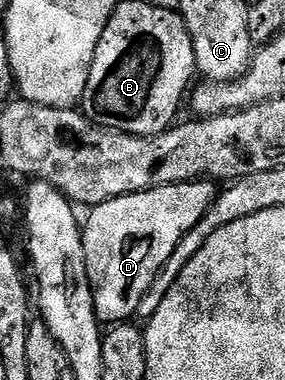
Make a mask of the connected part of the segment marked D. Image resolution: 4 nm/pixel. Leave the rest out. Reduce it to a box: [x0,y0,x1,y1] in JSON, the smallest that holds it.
[81,180,218,326]

